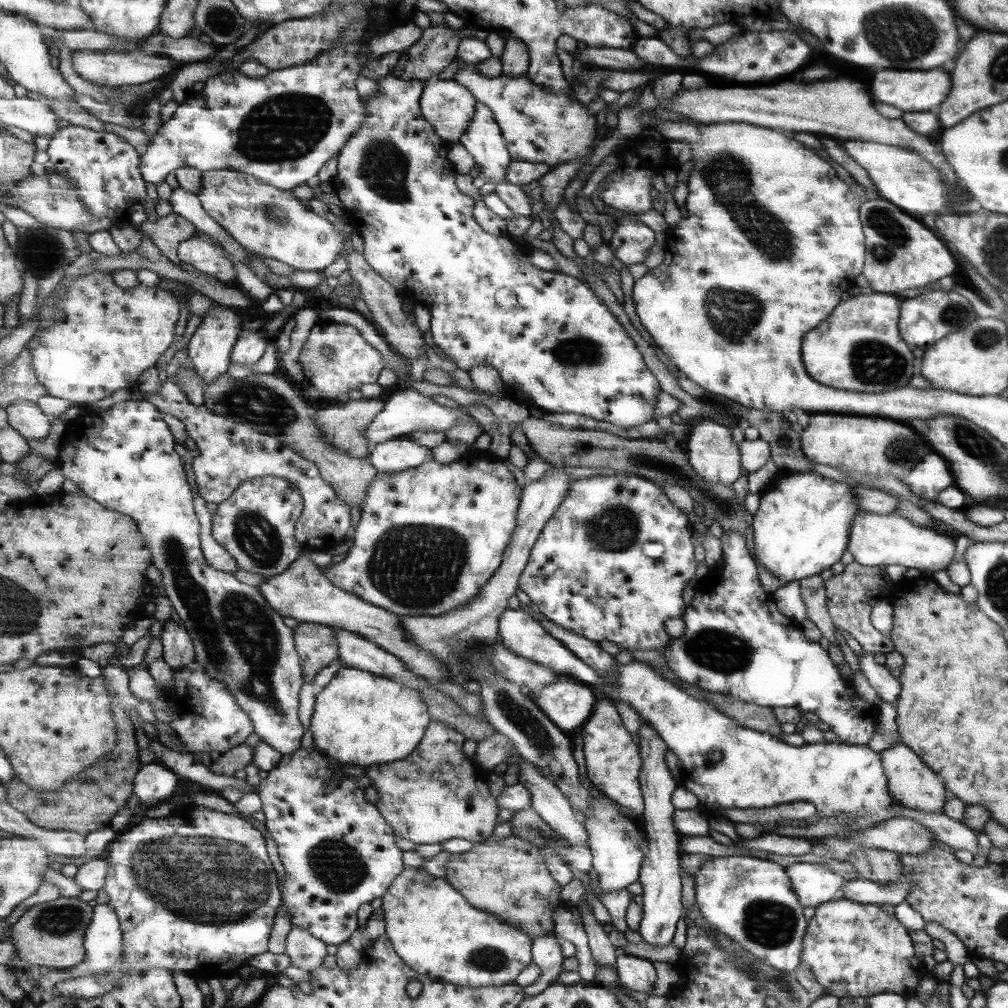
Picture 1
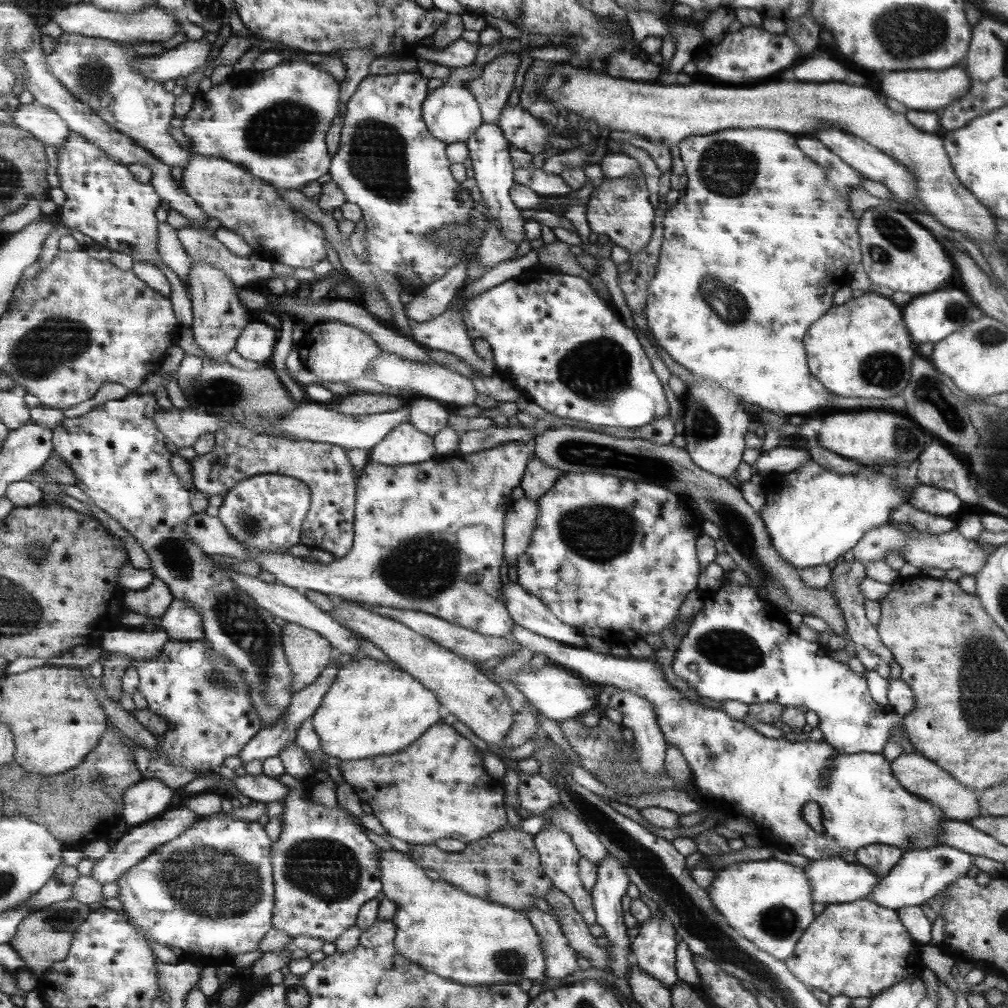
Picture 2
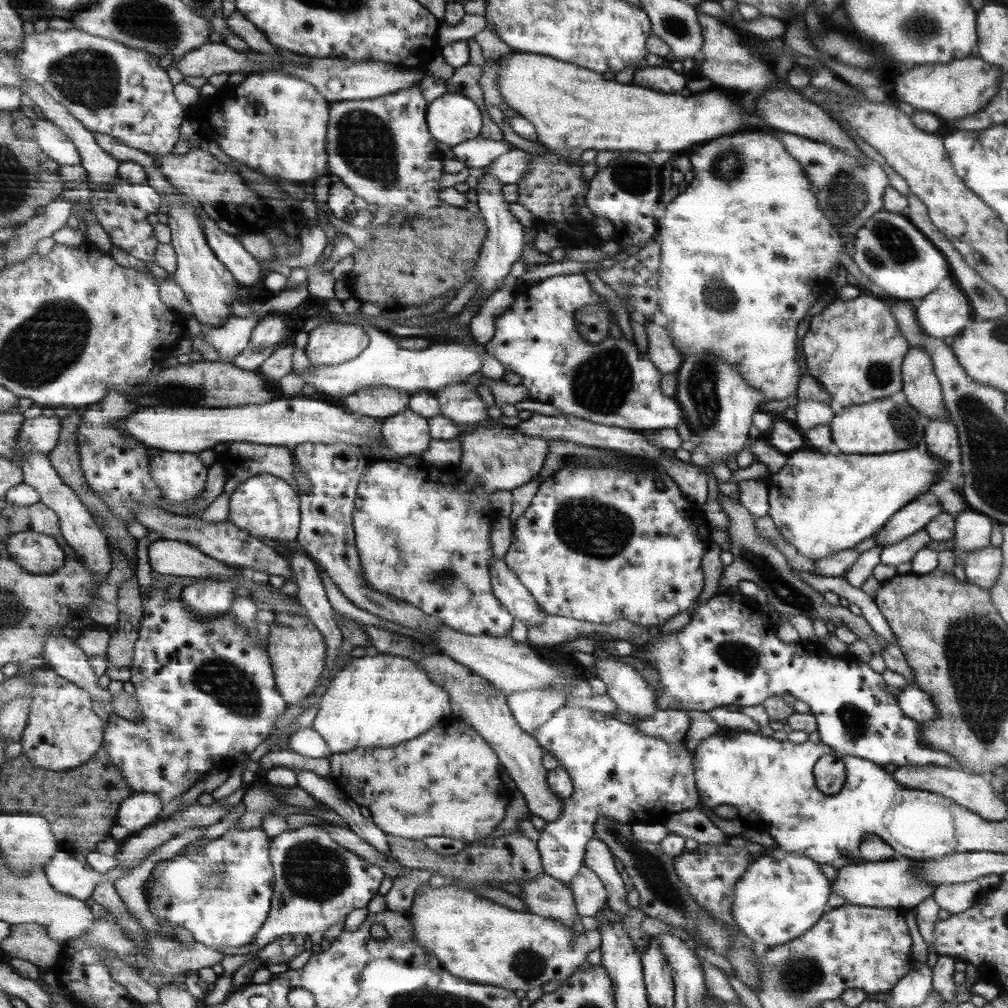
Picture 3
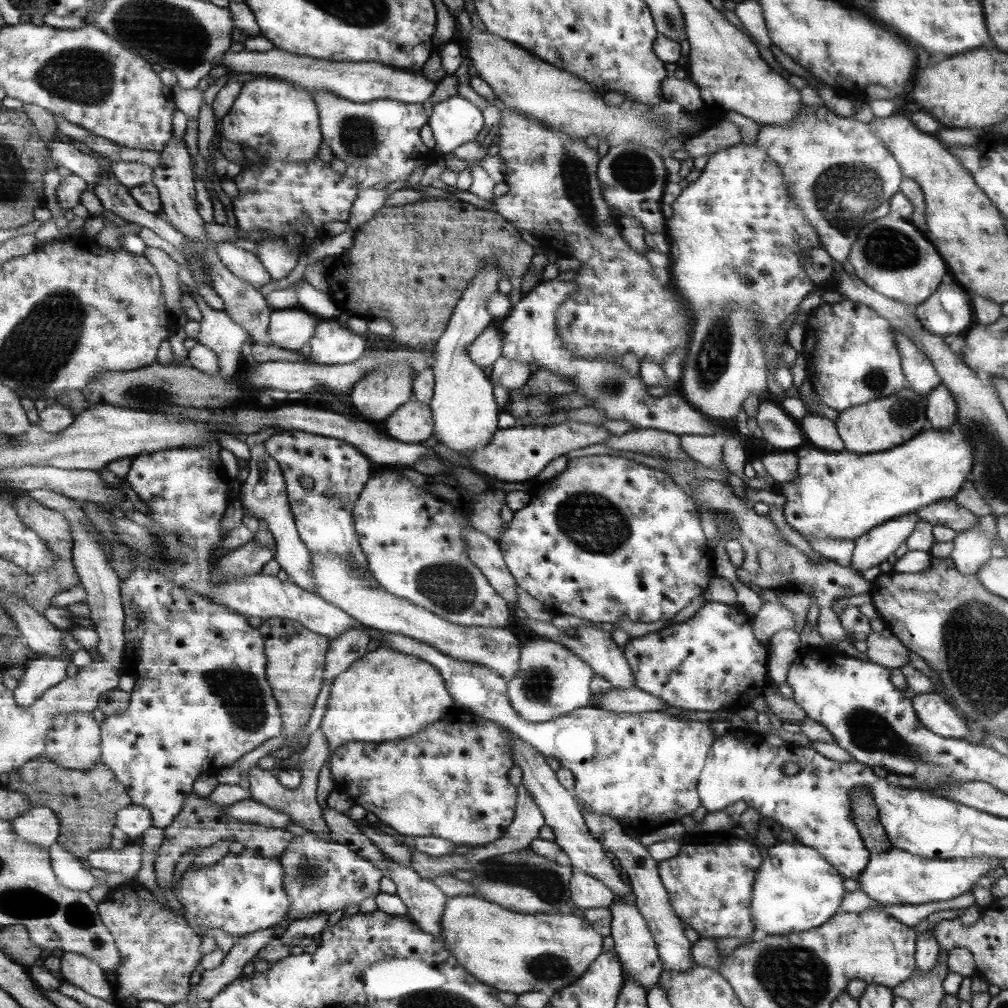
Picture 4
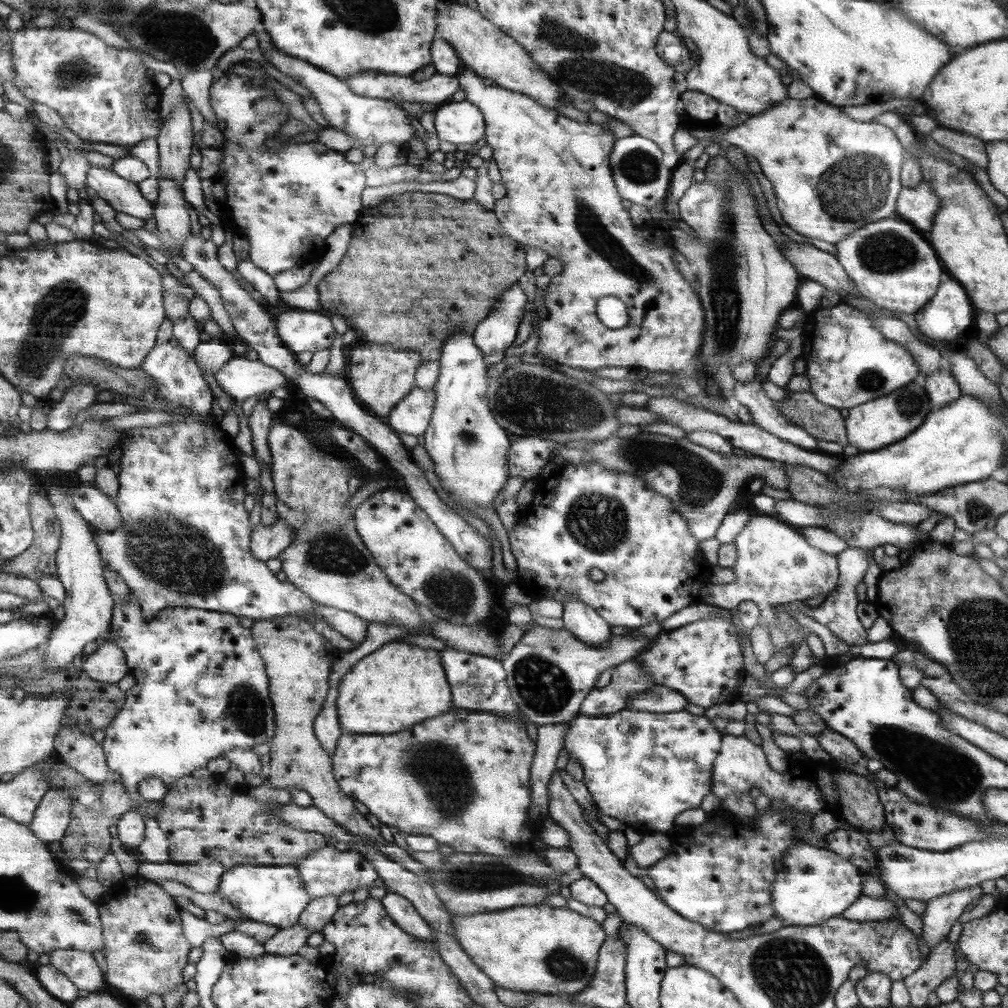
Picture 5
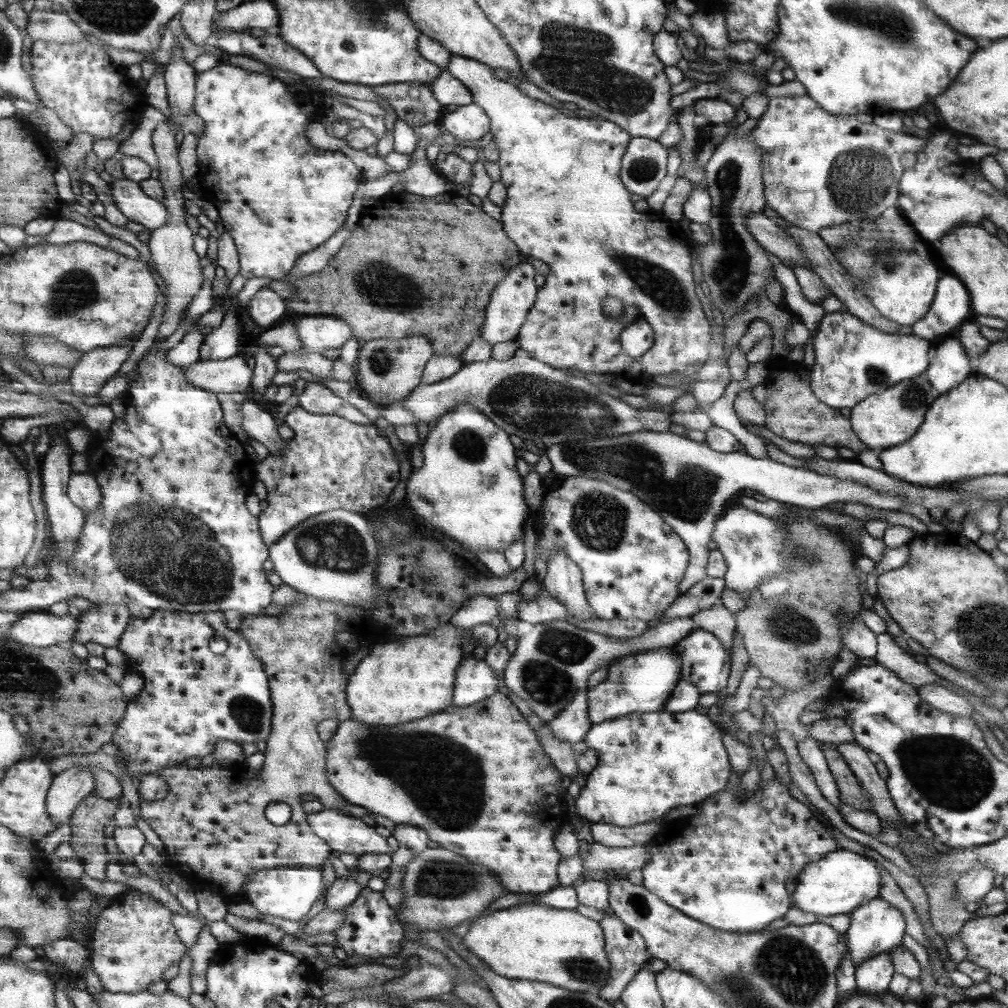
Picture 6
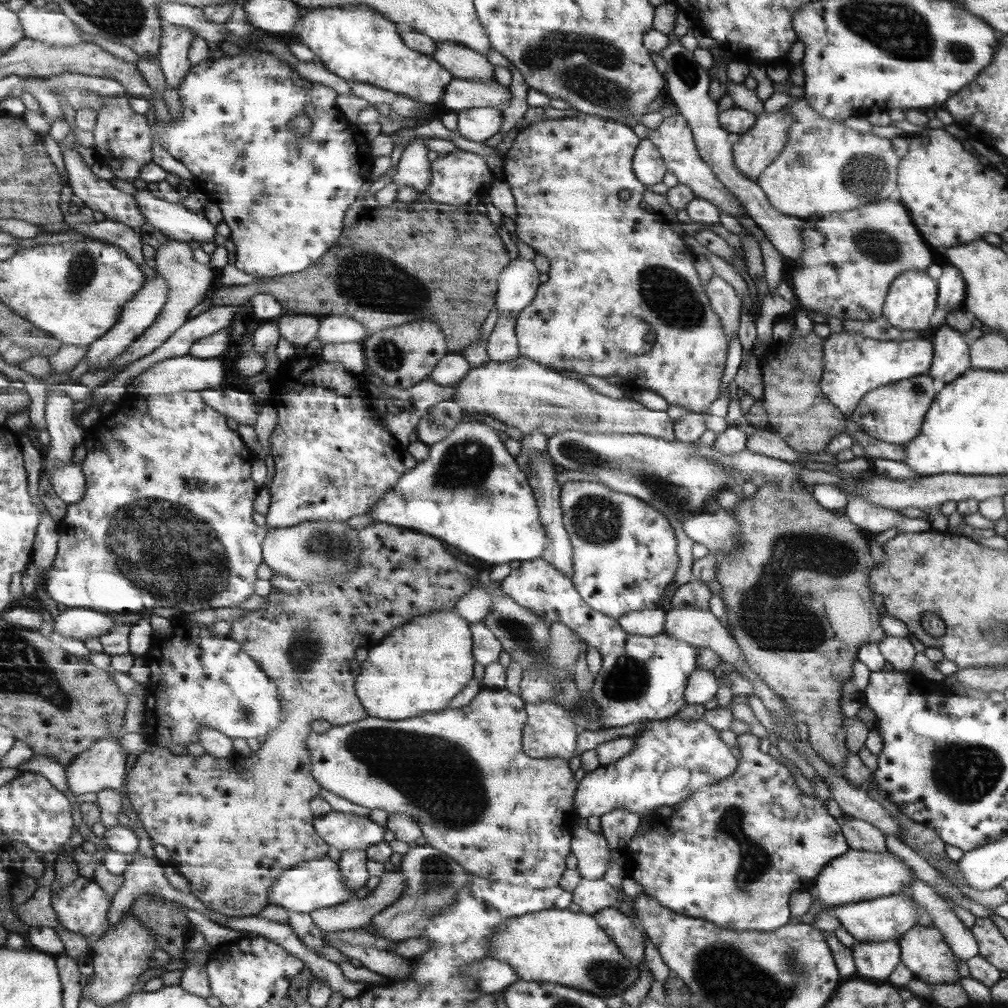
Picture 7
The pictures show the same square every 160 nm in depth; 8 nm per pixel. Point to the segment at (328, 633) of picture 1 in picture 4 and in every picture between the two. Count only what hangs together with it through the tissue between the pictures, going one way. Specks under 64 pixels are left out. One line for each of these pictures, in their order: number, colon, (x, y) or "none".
2: (308, 652)
3: (298, 653)
4: (296, 657)

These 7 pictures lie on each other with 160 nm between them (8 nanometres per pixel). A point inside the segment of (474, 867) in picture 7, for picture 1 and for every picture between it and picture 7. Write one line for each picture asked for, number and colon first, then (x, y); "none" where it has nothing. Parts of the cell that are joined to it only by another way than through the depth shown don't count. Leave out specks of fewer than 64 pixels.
1: (433, 795)
2: (436, 788)
3: (445, 782)
4: (460, 793)
5: (476, 765)
6: (475, 779)

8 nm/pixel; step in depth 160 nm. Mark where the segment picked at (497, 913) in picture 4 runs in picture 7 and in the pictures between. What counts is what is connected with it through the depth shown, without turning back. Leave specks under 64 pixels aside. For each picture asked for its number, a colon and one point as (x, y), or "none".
5: (551, 950)
6: (528, 941)
7: (557, 946)

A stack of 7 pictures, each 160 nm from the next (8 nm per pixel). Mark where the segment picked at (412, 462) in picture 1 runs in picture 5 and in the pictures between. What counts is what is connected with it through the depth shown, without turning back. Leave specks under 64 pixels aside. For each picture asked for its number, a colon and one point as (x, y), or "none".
2: (405, 444)
3: (406, 434)
4: (411, 423)
5: (411, 415)

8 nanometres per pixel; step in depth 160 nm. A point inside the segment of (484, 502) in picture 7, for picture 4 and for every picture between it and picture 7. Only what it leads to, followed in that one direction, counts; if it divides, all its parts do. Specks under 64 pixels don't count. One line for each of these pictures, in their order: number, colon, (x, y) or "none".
4: (464, 415)
5: (468, 447)
6: (467, 486)

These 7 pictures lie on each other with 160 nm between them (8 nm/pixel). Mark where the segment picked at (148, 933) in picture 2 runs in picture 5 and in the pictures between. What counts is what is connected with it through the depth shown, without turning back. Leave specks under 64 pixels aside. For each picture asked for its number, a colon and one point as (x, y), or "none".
3: (221, 891)
4: (243, 893)
5: (275, 895)

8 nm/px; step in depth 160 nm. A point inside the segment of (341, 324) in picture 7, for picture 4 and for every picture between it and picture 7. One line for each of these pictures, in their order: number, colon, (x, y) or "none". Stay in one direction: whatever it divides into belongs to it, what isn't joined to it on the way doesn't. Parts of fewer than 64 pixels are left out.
4: (291, 328)
5: (302, 331)
6: (317, 333)

